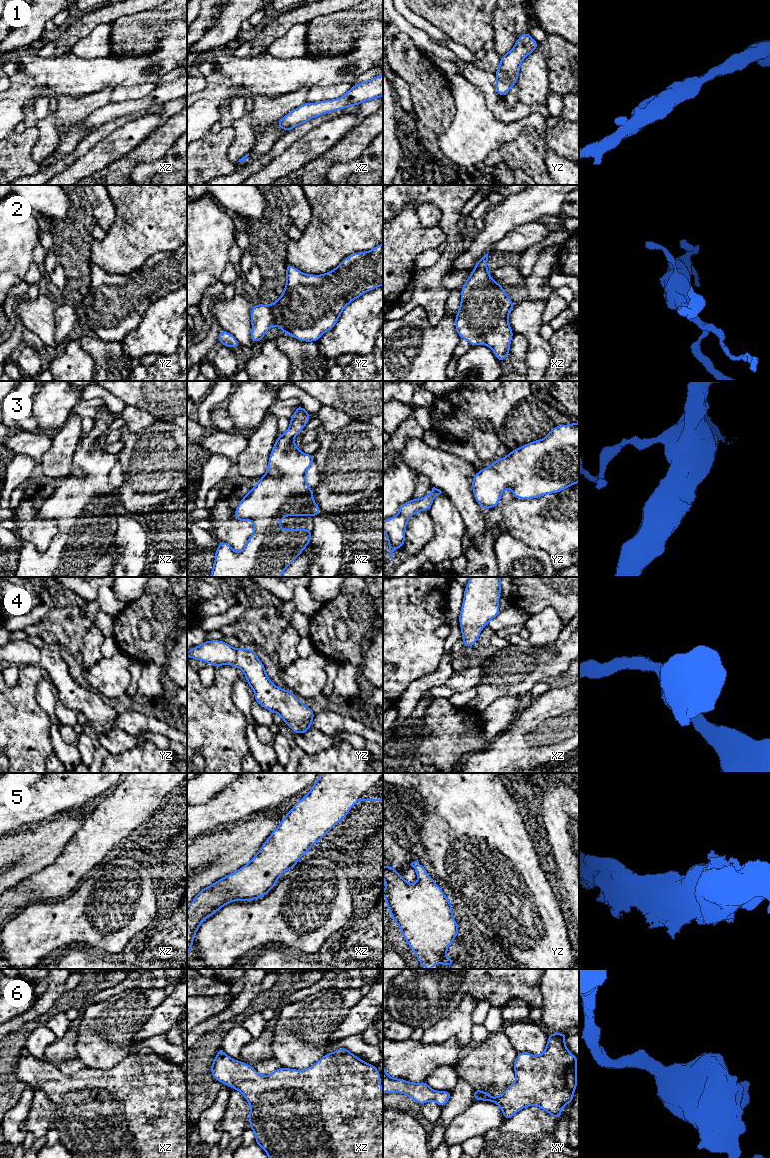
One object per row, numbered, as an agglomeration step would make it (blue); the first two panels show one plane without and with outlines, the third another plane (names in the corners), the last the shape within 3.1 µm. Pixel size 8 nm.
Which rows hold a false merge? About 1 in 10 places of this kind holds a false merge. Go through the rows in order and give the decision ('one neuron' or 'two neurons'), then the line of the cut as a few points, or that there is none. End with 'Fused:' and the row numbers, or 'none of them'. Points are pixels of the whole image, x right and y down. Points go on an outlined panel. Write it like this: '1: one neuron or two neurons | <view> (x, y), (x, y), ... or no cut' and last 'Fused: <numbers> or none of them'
1: one neuron | no cut
2: one neuron | no cut
3: one neuron | no cut
4: one neuron | no cut
5: one neuron | no cut
6: one neuron | no cut
Fused: none of them

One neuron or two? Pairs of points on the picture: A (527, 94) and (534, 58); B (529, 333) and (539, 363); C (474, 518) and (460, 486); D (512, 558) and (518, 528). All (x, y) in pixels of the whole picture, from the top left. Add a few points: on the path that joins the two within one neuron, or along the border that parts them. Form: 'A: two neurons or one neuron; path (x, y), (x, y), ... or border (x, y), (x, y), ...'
A: one neuron; path (533, 85), (534, 67)
B: one neuron; path (534, 340), (539, 349), (539, 356)
C: one neuron; path (470, 510), (461, 494)
D: two neurons; border (498, 535), (509, 532), (529, 546), (537, 549)

